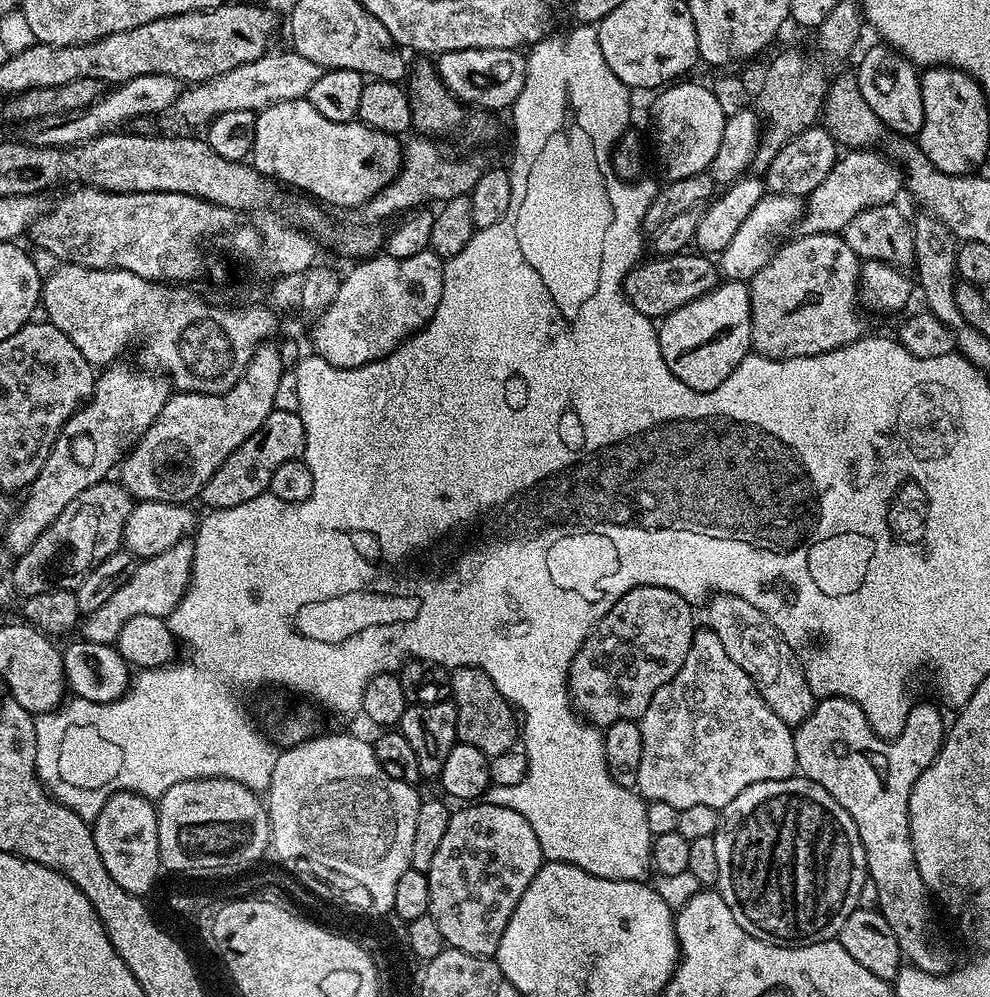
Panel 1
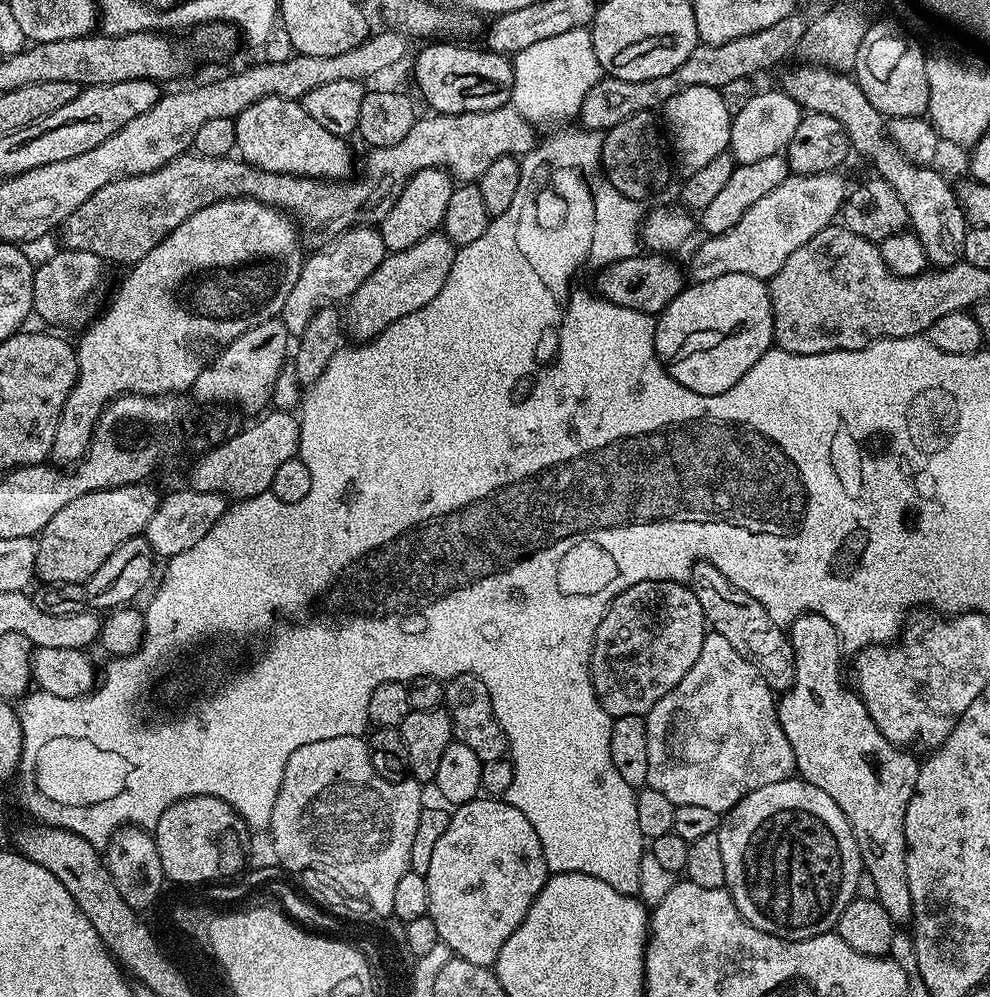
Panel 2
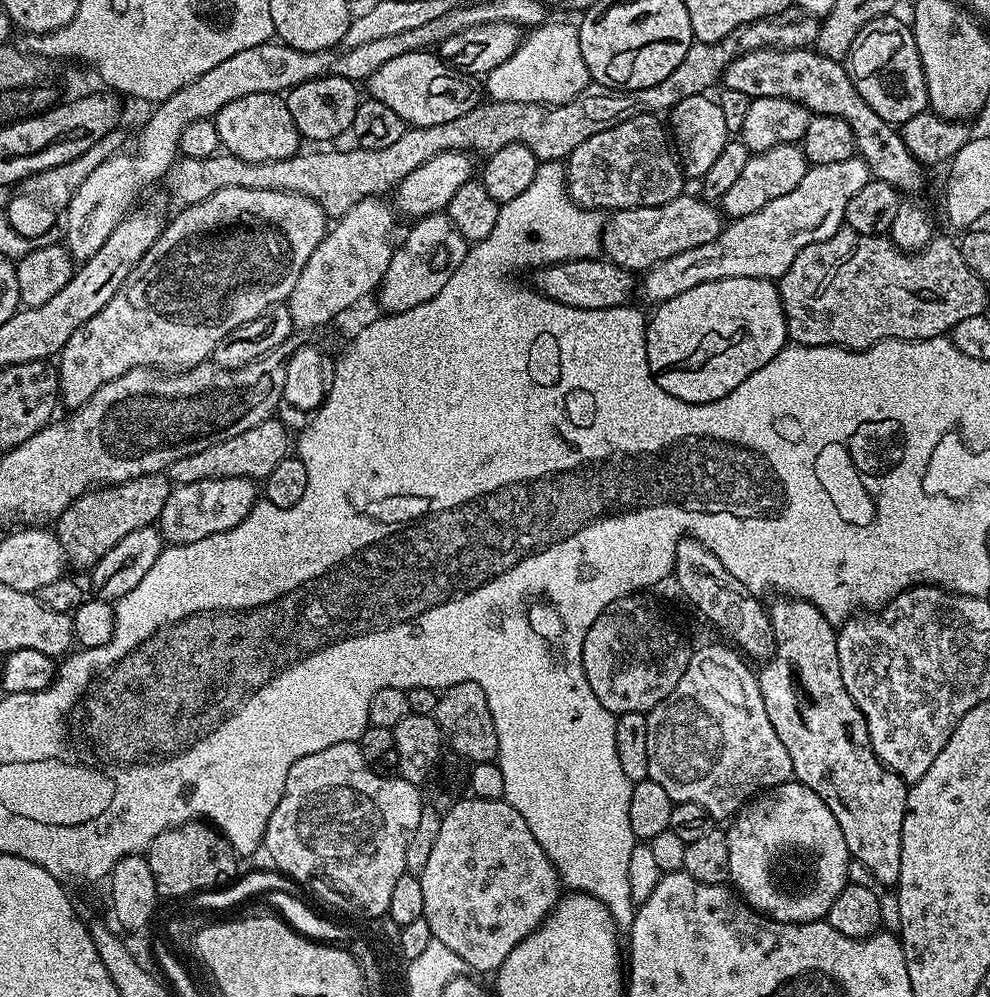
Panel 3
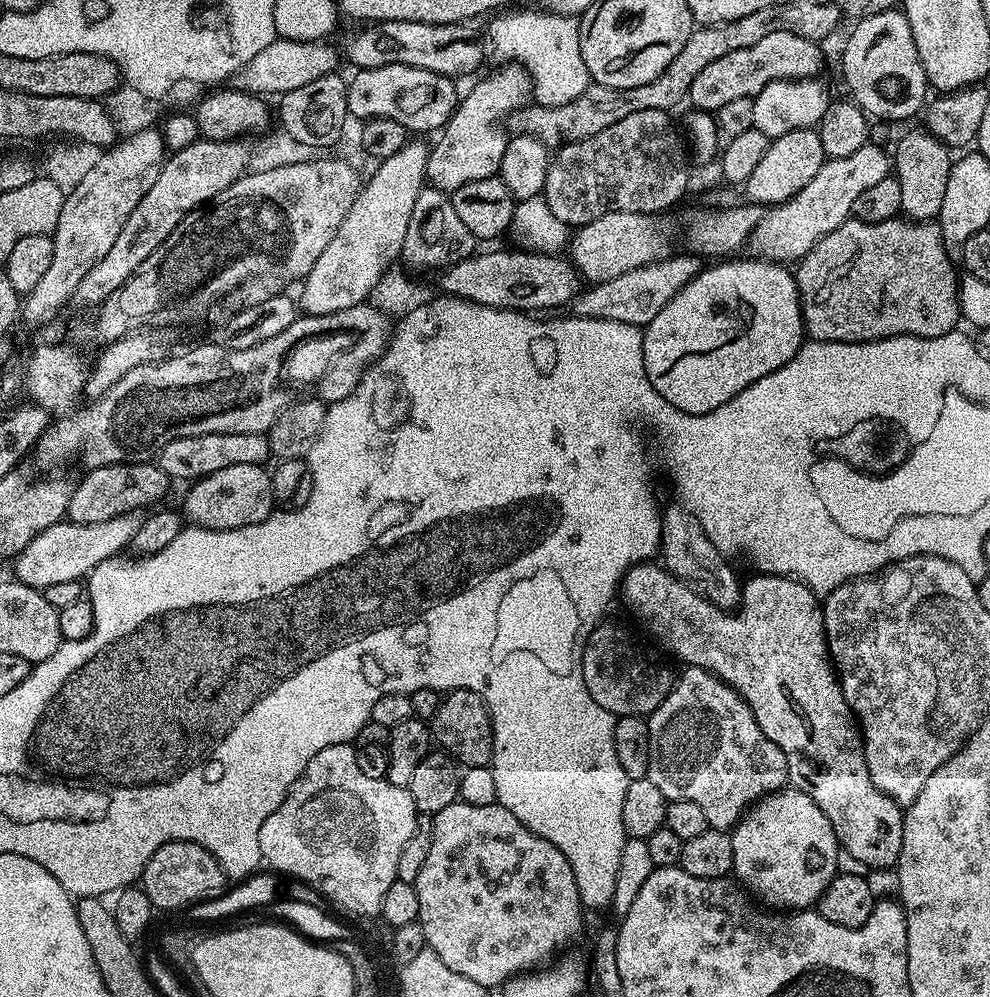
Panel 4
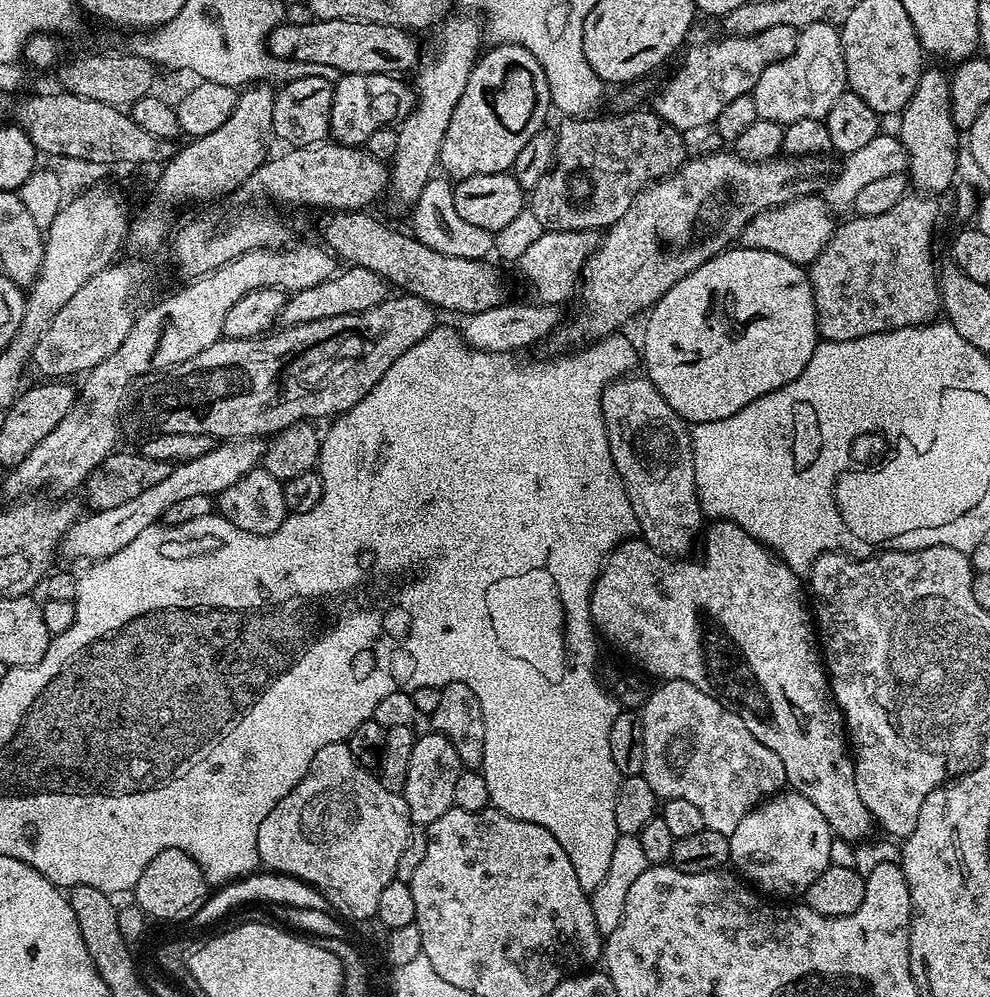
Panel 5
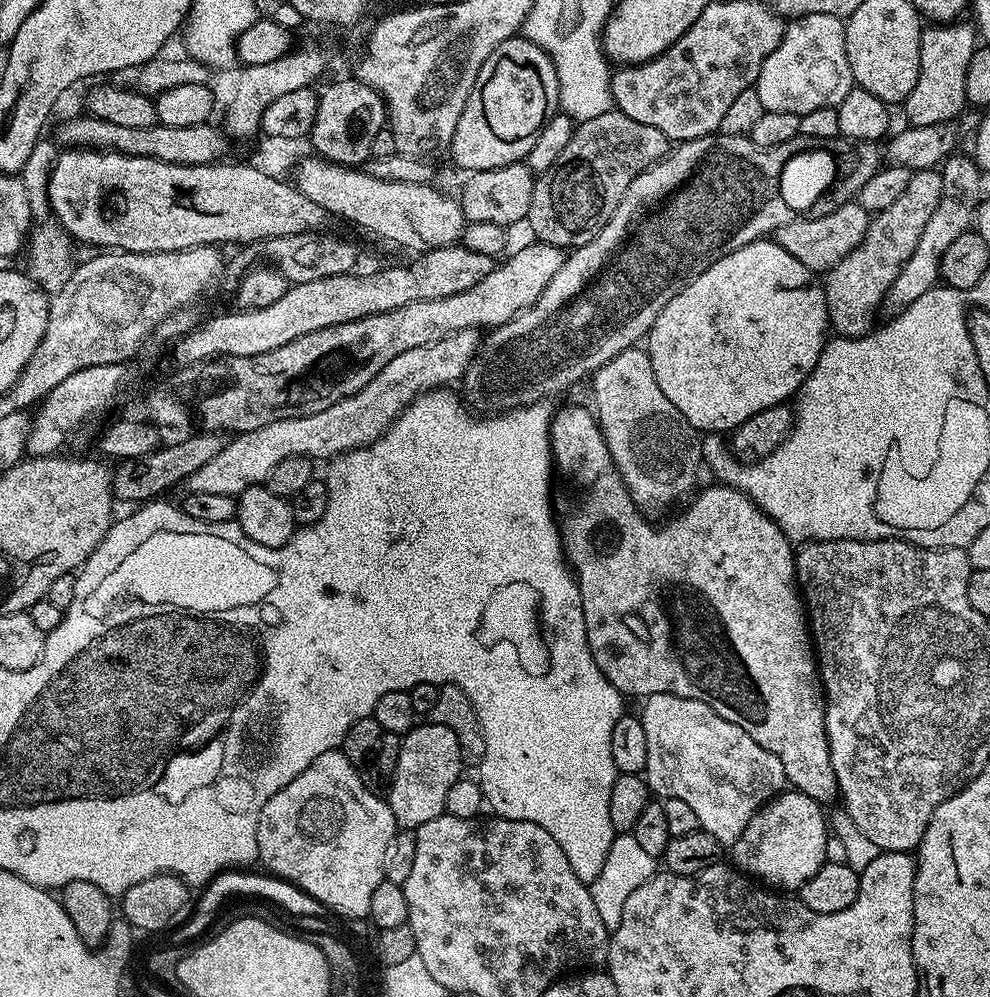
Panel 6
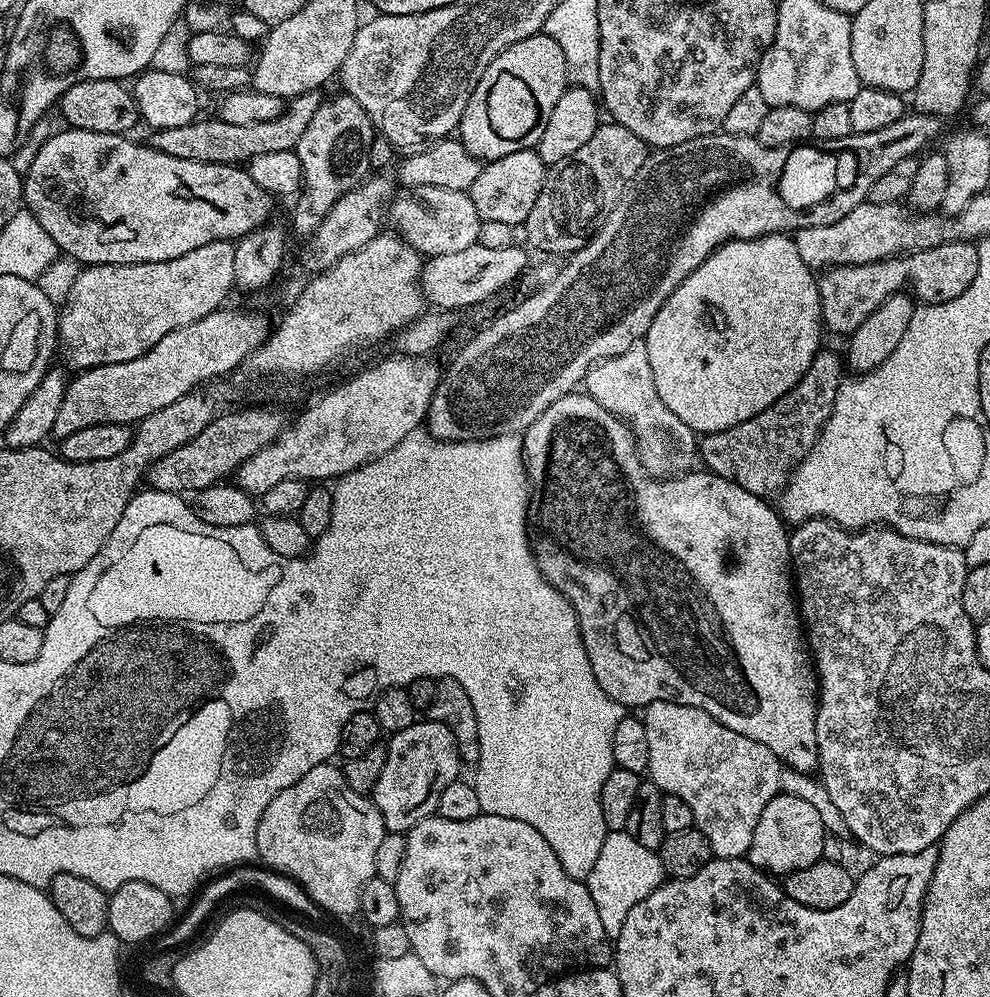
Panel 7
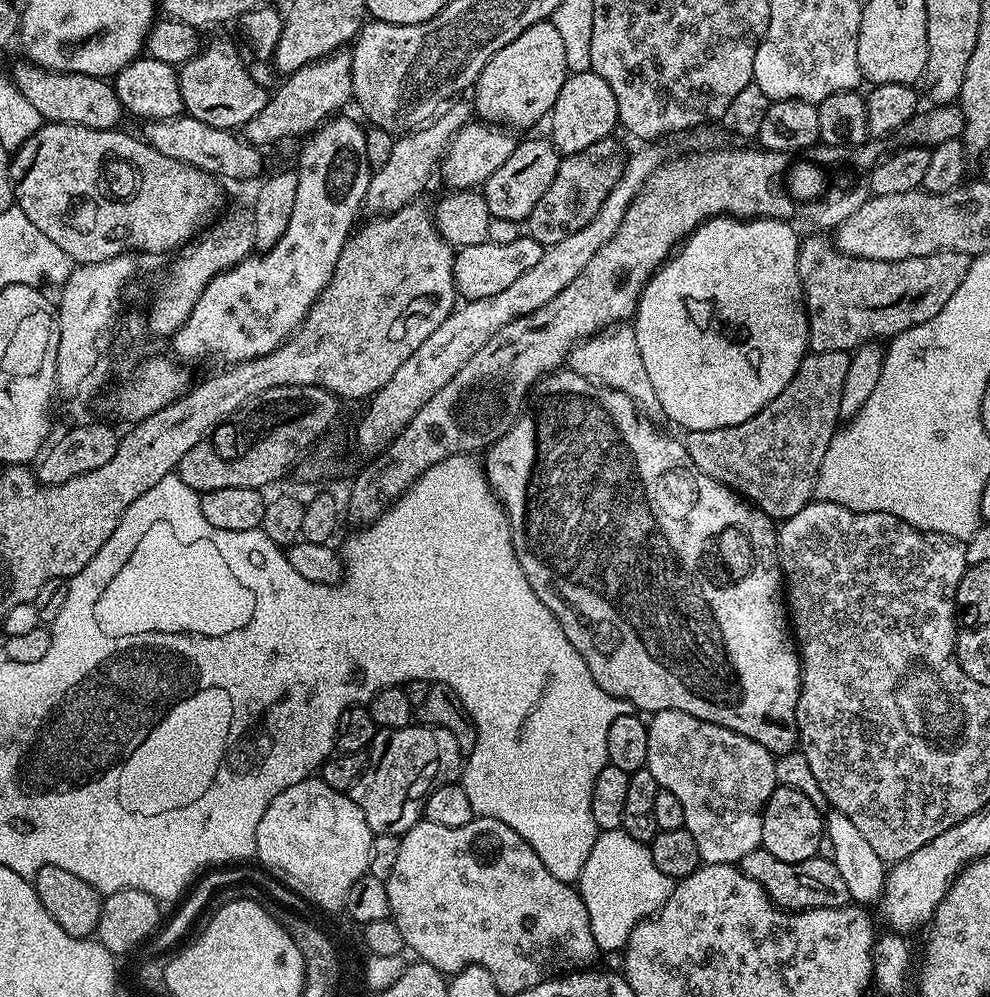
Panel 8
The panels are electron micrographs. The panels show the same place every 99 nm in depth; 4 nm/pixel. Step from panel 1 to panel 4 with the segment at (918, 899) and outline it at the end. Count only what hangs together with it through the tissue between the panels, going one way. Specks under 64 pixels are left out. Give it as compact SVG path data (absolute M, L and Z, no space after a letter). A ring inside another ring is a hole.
M645 562L632 565L632 569L624 575L622 600L623 596L625 602L628 603L629 610L648 627L649 634L656 636L657 642L666 651L673 652L681 660L681 665L690 668L705 668L707 672L713 672L720 680L725 680L744 699L750 706L758 726L762 726L762 734L766 734L766 738L770 738L770 742L774 742L774 746L778 746L778 750L782 750L782 754L786 758L786 766L788 767L788 784L793 788L797 788L802 794L814 798L818 810L822 810L822 814L826 814L826 818L834 830L837 845L840 848L850 850L853 858L866 862L869 870L874 868L895 868L902 850L904 808L895 804L886 794L882 794L882 790L878 790L878 786L874 786L874 782L870 778L870 770L866 766L866 758L864 757L864 738L860 734L859 723L852 714L851 706L846 702L843 690L840 689L839 679L828 654L828 642L824 639L824 610L816 593L807 588L805 584L800 584L797 580L791 580L788 576L752 574L749 580L745 579L743 581L738 607L735 610L729 610L711 604L692 585L673 576L671 572L665 570L659 563Z

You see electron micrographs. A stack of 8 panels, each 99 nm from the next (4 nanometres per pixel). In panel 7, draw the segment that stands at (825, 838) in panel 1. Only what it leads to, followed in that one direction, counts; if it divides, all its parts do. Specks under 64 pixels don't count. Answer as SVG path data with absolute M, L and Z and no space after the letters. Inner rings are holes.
M778 794L766 802L766 810L754 826L754 838L746 859L765 874L783 878L794 870L802 870L821 860L822 842L826 833L818 811L803 798Z

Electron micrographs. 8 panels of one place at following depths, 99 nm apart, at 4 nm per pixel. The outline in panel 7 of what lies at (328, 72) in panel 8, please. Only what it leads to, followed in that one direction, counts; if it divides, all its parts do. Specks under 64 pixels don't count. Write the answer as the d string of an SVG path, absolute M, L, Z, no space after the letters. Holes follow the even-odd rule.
M319 91L306 92L301 96L291 97L285 103L282 114L278 118L270 118L270 122L226 122L219 118L204 120L197 118L186 126L173 126L172 129L157 128L151 133L150 143L154 150L162 150L162 154L174 154L174 158L190 158L198 162L210 162L211 164L234 164L241 165L243 162L258 158L258 154L275 154L278 150L293 150L296 144L306 134L306 126L314 119L314 114L322 102Z

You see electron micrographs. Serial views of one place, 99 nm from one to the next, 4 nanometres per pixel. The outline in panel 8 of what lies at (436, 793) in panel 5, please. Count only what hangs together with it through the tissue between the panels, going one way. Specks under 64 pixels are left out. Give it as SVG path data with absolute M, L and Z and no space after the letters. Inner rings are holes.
M413 722L407 728L382 728L372 740L370 759L352 787L351 798L366 814L373 836L403 836L424 814L424 804L438 784L459 781L462 753L450 730Z

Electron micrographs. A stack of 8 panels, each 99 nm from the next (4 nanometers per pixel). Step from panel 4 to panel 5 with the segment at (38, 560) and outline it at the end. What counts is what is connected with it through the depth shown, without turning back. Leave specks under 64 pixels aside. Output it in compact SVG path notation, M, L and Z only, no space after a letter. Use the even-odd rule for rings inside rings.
M260 438L220 442L209 452L202 454L202 458L194 458L190 462L175 465L172 472L166 474L166 478L162 478L162 482L150 486L150 490L138 494L138 498L133 498L131 502L114 506L114 510L93 511L91 514L83 515L60 541L59 555L65 556L68 560L95 562L110 558L110 554L118 554L118 550L122 550L122 546L129 542L134 542L134 538L138 538L142 530L146 530L152 524L161 523L166 509L174 506L174 502L190 498L194 494L206 494L215 498L222 490L226 490L226 486L238 482L238 478L245 476L250 469L263 461L265 445L265 441Z

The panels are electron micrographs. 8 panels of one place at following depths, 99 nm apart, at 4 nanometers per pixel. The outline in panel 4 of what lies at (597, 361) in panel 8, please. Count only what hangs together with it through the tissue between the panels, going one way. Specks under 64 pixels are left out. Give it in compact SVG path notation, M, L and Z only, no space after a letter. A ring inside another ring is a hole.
M683 506L664 508L660 517L660 546L659 559L663 567L673 576L692 585L700 595L719 608L735 609L740 603L742 591L741 577L732 573L732 568L727 564L725 553L719 552L710 542L710 538L702 530L698 518L690 514Z

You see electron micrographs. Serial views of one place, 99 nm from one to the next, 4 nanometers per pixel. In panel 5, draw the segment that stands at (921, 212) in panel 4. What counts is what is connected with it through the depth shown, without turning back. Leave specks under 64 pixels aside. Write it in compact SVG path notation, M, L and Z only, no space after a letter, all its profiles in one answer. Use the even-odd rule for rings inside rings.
M932 66L925 67L920 73L918 86L910 102L898 116L898 135L906 146L910 184L913 189L924 194L941 194L957 183L955 180L956 171L960 168L960 152L962 156L962 132L956 127L950 110L951 86L952 81L947 71Z

